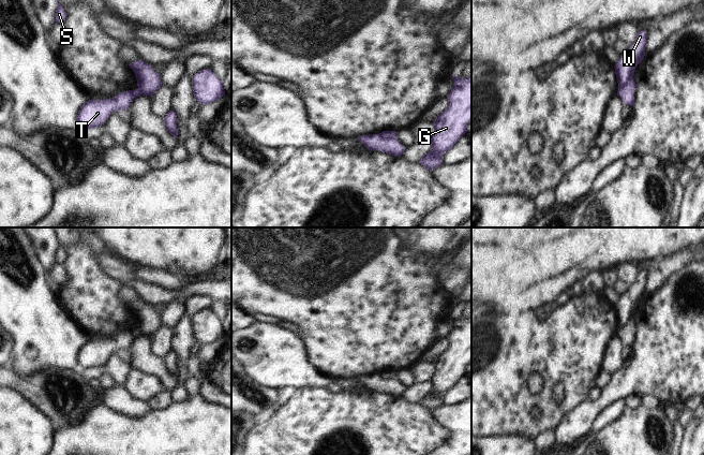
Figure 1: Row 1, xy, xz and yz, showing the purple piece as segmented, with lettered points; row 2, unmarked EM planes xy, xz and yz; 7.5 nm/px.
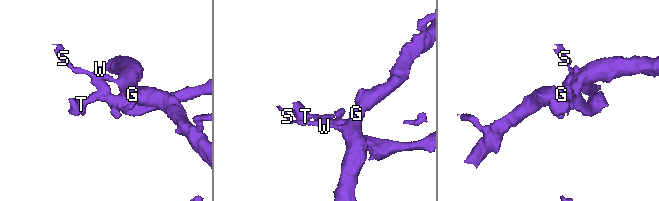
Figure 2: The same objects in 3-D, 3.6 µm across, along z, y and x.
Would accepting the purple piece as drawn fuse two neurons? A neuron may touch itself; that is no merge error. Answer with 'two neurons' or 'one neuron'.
two neurons

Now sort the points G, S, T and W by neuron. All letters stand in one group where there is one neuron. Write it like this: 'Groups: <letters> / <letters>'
Groups: G S W / T.

